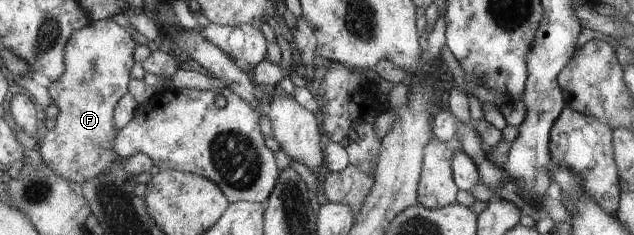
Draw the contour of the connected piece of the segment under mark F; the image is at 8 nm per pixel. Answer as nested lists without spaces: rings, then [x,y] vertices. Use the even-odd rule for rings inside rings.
[[[109,18],[93,21],[73,33],[65,51],[66,69],[60,79],[52,81],[48,88],[51,102],[60,113],[56,118],[57,125],[39,141],[38,151],[48,166],[77,188],[85,181],[100,176],[113,162],[121,162],[133,176],[155,171],[153,159],[146,154],[136,154],[123,160],[112,151],[118,133],[113,127],[113,109],[117,101],[127,94],[127,83],[131,79],[129,73],[135,63],[133,51],[138,43],[125,28]]]

